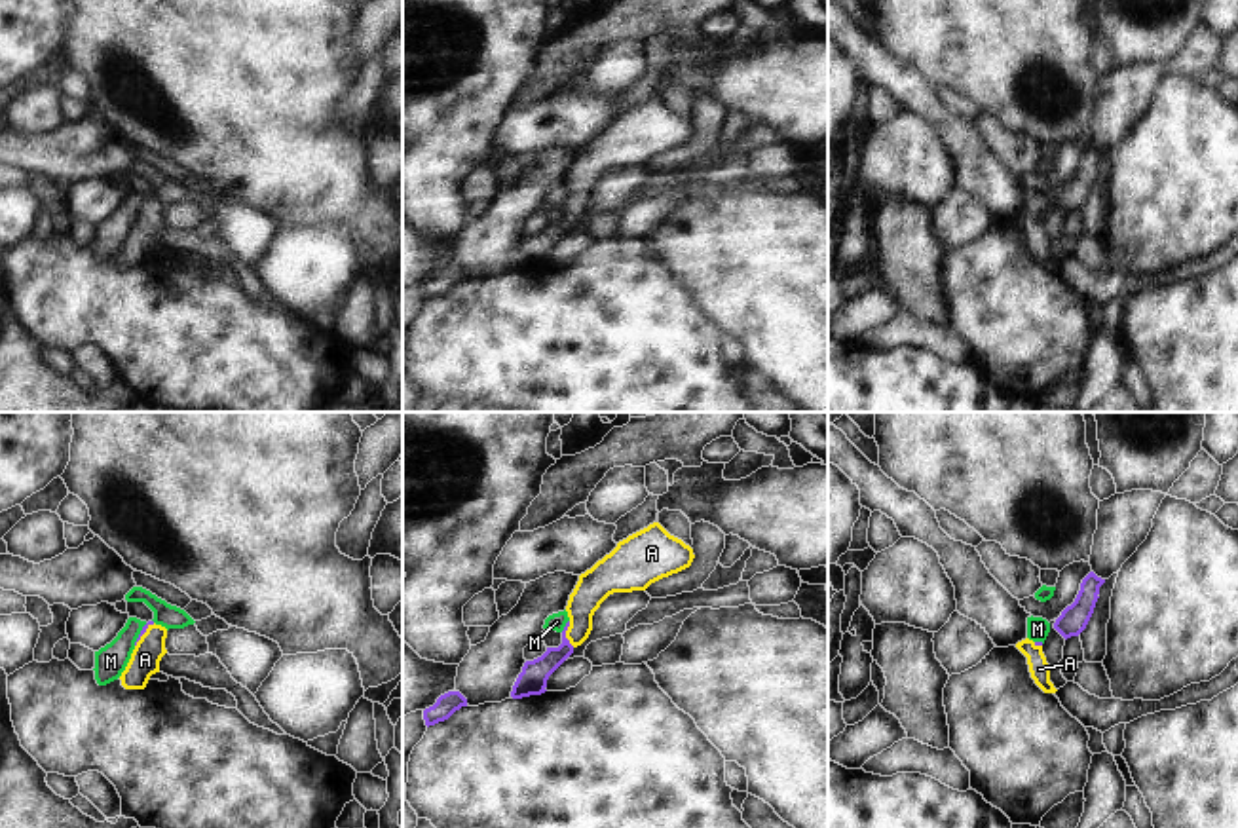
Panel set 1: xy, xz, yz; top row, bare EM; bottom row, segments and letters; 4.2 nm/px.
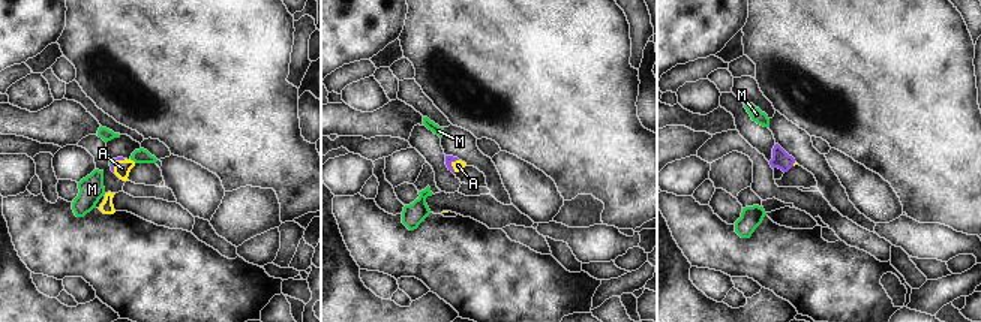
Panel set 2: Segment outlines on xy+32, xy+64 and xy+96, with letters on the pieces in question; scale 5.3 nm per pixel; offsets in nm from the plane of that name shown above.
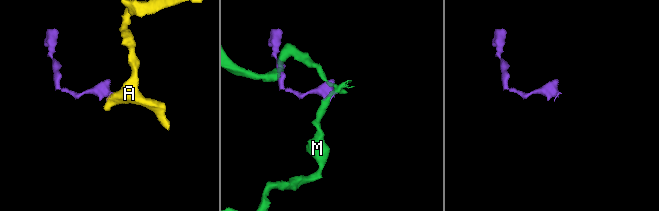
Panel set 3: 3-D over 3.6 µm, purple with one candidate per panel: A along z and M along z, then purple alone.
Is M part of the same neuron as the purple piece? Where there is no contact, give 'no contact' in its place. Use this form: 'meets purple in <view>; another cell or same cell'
meets purple in xz; another cell

